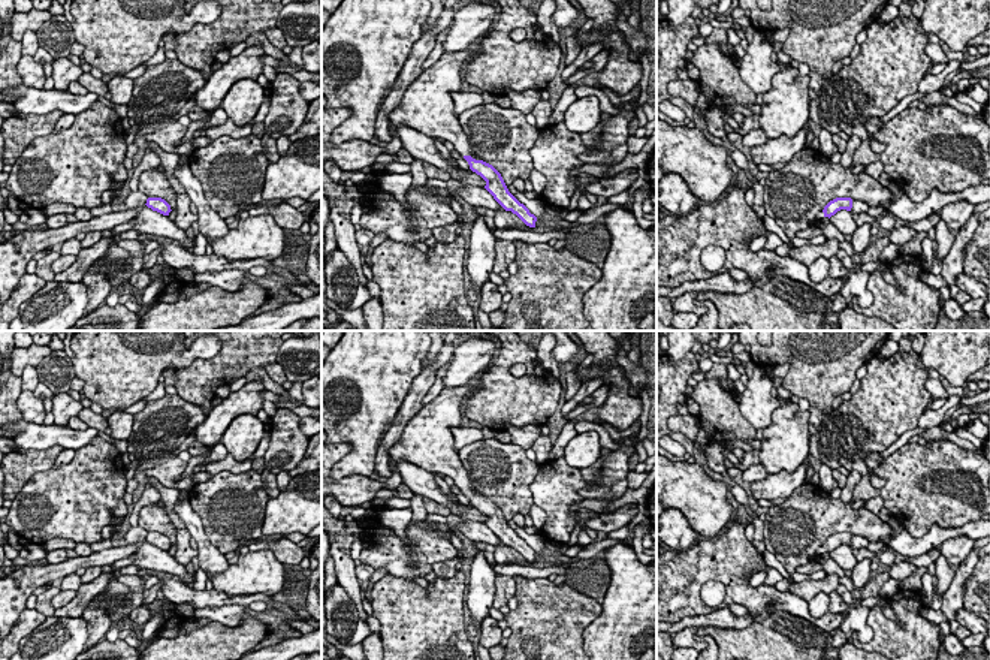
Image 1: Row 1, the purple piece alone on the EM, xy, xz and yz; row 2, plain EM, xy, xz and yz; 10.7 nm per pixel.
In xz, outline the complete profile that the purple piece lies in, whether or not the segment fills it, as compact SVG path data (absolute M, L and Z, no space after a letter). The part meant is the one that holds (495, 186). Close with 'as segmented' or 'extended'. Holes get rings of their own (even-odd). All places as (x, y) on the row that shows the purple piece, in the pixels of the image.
M452 51L443 52L437 63L423 70L405 90L401 103L389 114L389 124L396 130L399 126L407 126L432 138L443 138L453 144L455 150L468 162L470 169L480 175L486 186L485 189L505 210L516 214L526 226L535 227L537 217L520 204L507 189L501 174L489 163L476 156L470 147L468 138L464 133L458 117L455 115L455 103L452 94L462 91L461 72L465 63L477 51Z; extended

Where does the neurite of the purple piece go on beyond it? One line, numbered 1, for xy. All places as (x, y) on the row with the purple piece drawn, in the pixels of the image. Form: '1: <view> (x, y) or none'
1: none

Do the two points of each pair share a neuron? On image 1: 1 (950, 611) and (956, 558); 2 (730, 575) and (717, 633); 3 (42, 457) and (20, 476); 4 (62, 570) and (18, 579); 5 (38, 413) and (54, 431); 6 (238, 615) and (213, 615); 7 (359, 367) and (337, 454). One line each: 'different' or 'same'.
1: different
2: different
3: same
4: same
5: different
6: same
7: different

